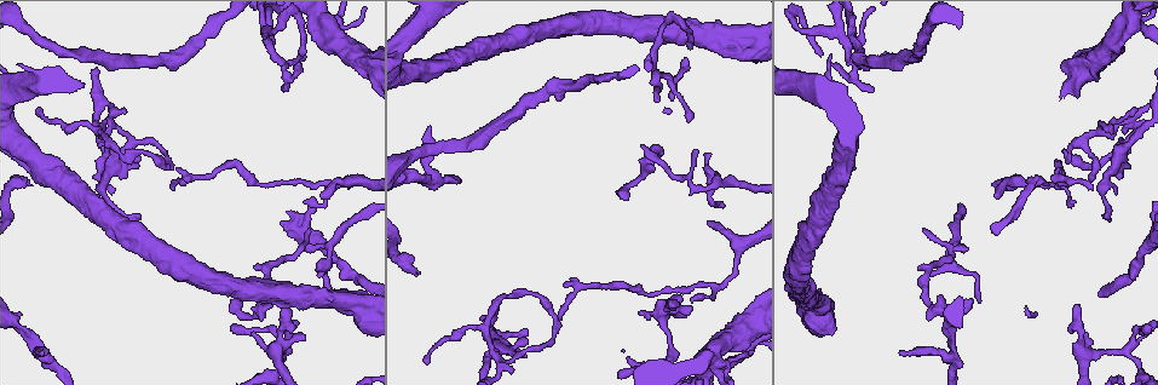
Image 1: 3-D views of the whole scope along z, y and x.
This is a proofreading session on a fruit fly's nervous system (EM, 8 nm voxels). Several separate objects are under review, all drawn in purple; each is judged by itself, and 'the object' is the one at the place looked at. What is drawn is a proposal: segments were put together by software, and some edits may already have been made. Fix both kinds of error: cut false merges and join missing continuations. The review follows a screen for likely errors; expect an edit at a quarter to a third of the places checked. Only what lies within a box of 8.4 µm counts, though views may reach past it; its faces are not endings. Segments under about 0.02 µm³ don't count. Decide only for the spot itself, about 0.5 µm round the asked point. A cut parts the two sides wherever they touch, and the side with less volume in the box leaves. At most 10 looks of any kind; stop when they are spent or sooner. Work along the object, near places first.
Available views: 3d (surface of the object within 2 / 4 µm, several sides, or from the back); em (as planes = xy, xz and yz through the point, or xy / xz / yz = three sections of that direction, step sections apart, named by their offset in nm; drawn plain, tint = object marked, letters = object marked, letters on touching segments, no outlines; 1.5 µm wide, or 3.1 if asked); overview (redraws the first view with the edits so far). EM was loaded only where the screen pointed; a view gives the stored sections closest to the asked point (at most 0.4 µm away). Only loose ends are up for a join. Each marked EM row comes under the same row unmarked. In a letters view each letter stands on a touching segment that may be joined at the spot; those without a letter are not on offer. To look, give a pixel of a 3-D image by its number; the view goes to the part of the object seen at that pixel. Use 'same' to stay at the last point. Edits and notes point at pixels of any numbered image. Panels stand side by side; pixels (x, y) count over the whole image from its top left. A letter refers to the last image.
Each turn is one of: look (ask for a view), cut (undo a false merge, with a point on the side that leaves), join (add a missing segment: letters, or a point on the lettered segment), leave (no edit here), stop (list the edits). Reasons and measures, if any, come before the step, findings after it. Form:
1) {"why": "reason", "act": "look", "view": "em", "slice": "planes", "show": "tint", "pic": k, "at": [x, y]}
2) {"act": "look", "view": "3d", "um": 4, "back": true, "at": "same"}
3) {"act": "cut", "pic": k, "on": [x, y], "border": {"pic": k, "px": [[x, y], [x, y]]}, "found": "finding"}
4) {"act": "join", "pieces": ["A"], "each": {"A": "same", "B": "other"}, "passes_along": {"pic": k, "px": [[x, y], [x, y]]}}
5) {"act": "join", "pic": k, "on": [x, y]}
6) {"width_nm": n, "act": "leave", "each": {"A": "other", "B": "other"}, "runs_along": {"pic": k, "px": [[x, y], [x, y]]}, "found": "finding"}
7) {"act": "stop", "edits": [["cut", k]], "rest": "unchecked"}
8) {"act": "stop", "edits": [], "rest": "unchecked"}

{"why": "branch stops here", "act": "look", "view": "em", "slice": "planes", "show": "tint", "pic": 1, "at": [40, 109]}

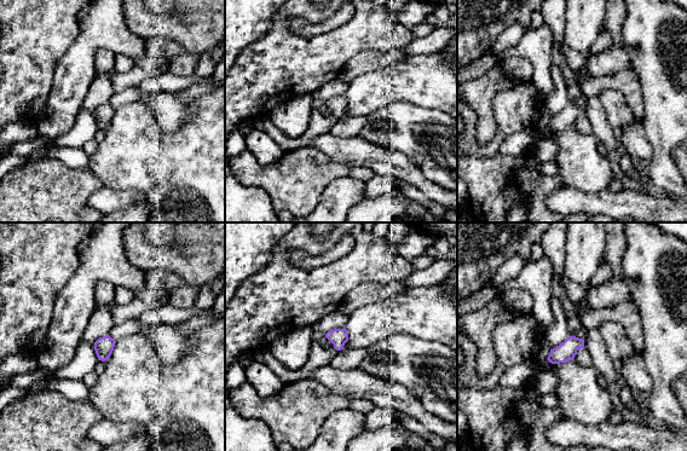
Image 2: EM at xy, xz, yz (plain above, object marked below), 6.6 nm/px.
{"why": "see the neighbours", "act": "look", "view": "em", "slice": "planes", "show": "letters", "at": "same"}

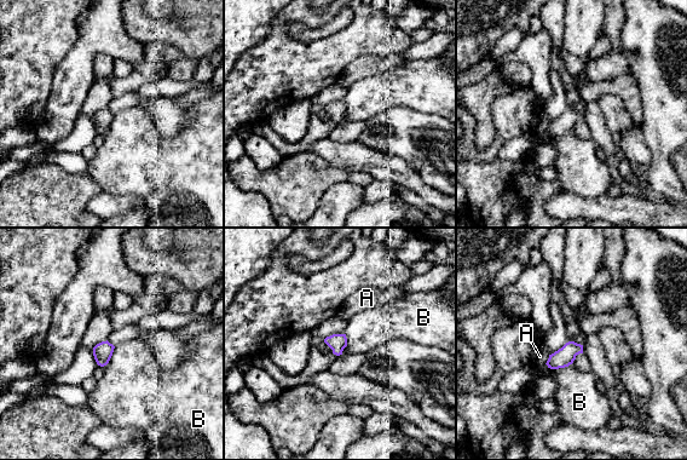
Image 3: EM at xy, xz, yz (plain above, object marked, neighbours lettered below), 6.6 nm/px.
{"act": "leave", "each": {"A": "other", "B": "other"}, "border": {"pic": 3, "px": [[115, 346], [107, 363]]}, "found": "no lettered segment goes on from it"}

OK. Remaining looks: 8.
{"why": "an open end", "act": "look", "view": "em", "slice": "planes", "show": "letters", "pic": 1, "at": [1085, 334]}

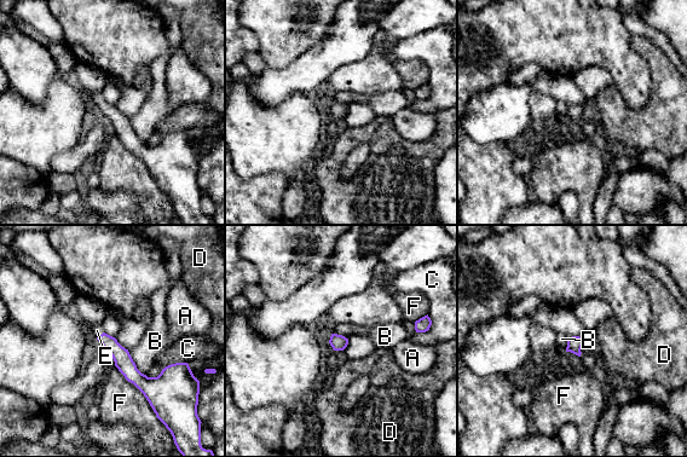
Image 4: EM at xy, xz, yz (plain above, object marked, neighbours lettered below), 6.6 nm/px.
{"act": "join", "pieces": ["E"], "each": {"A": "other", "B": "other", "C": "other", "D": "other", "E": "same", "F": "other"}, "passes_along": {"pic": 4, "px": [[123, 362], [100, 335], [97, 330]]}, "found": "it goes on there"}

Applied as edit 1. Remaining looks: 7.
{"why": "tapers out", "act": "look", "view": "em", "slice": "xz", "step": 8, "show": "letters", "pic": 1, "at": [708, 221]}

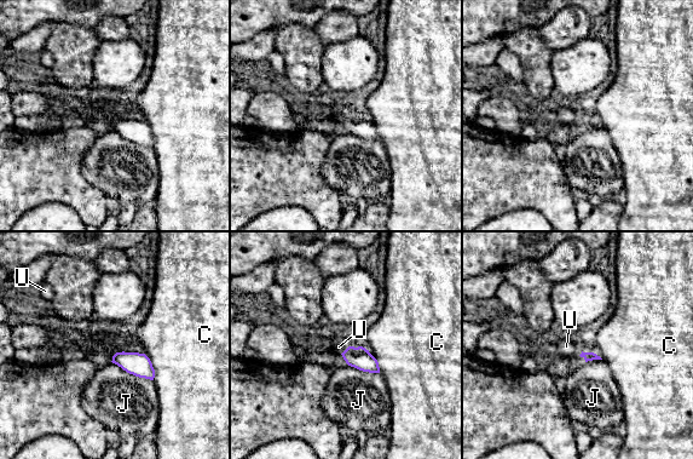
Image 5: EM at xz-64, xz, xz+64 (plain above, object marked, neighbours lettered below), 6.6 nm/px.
{"act": "look", "view": "em", "slice": "planes", "show": "letters", "at": "same"}

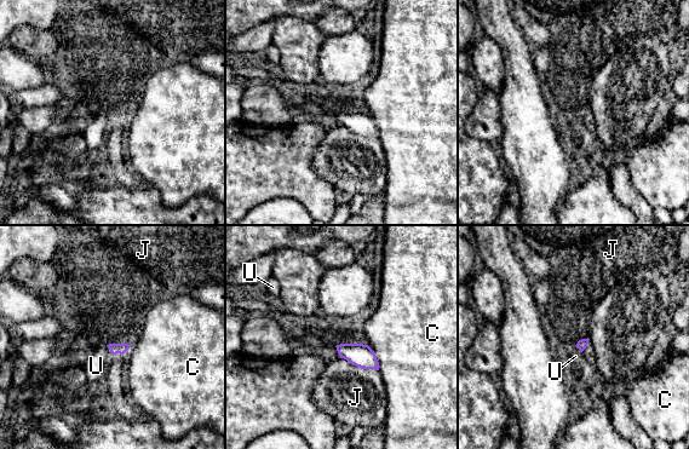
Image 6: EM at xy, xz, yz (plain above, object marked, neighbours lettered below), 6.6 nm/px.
{"act": "join", "pieces": ["U"], "each": {"C": "other", "J": "other", "U": "same"}, "passes_along": {"pic": 6, "px": [[121, 349], [109, 349], [96, 366]]}, "found": "it goes on there"}

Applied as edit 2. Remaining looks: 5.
{"why": "branch stops here", "act": "look", "view": "em", "slice": "planes", "show": "letters", "pic": 1, "at": [971, 301]}

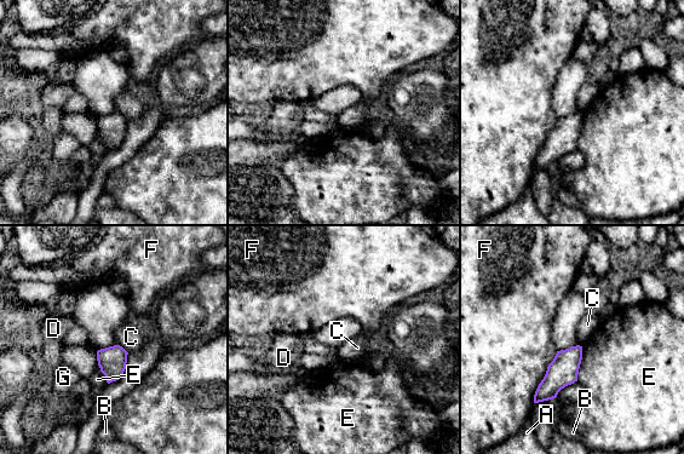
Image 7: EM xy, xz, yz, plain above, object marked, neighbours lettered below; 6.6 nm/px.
{"act": "leave", "each": {"A": "other", "B": "other", "C": "other", "D": "other", "E": "other", "F": "other", "G": "other"}, "found": "no lettered segment goes on from it"}

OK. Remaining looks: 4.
{"act": "stop", "edits": [["join", 4], ["join", 6]], "rest": "unchecked"}

